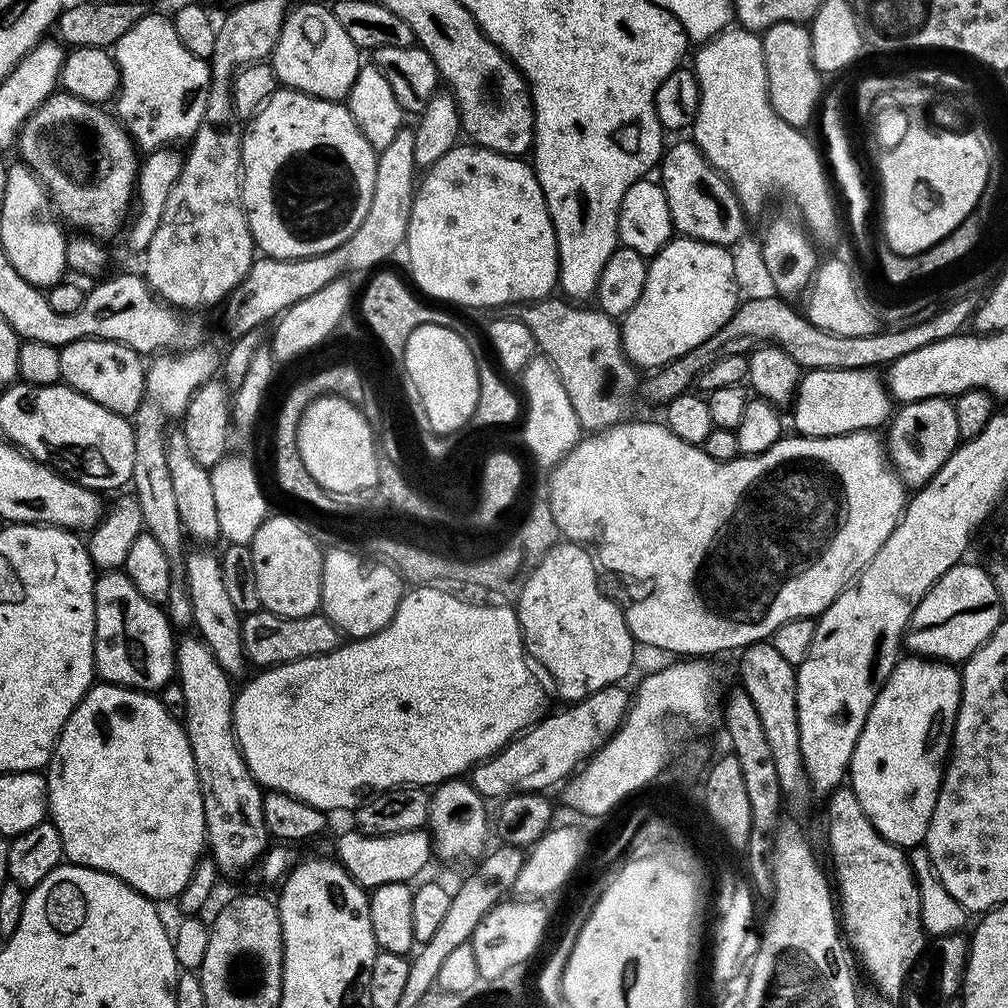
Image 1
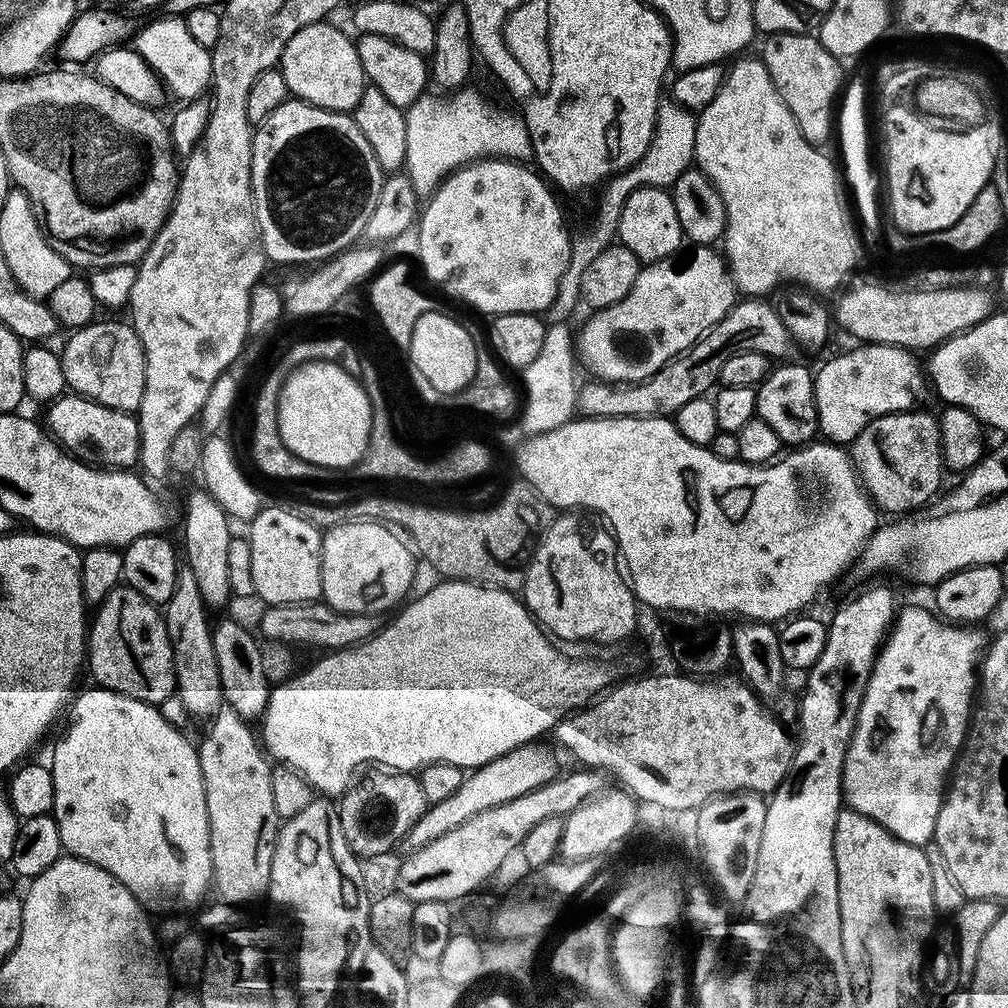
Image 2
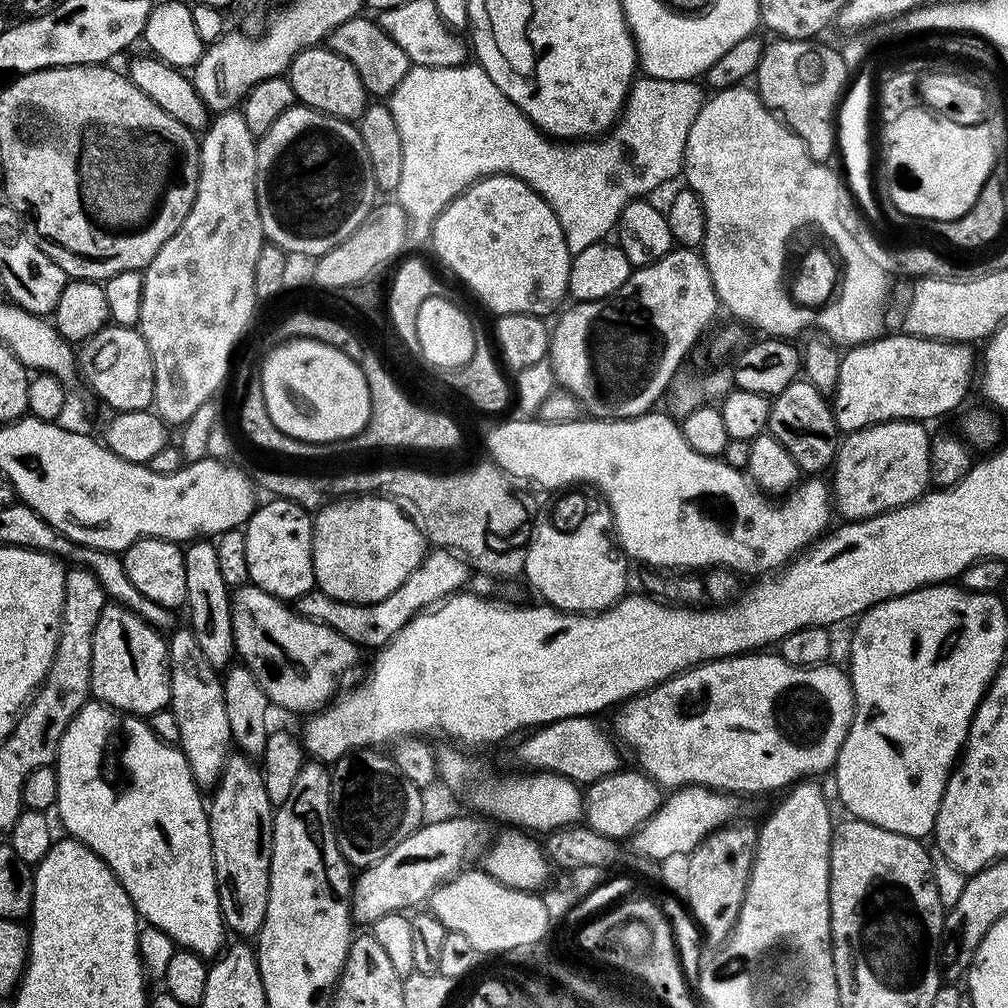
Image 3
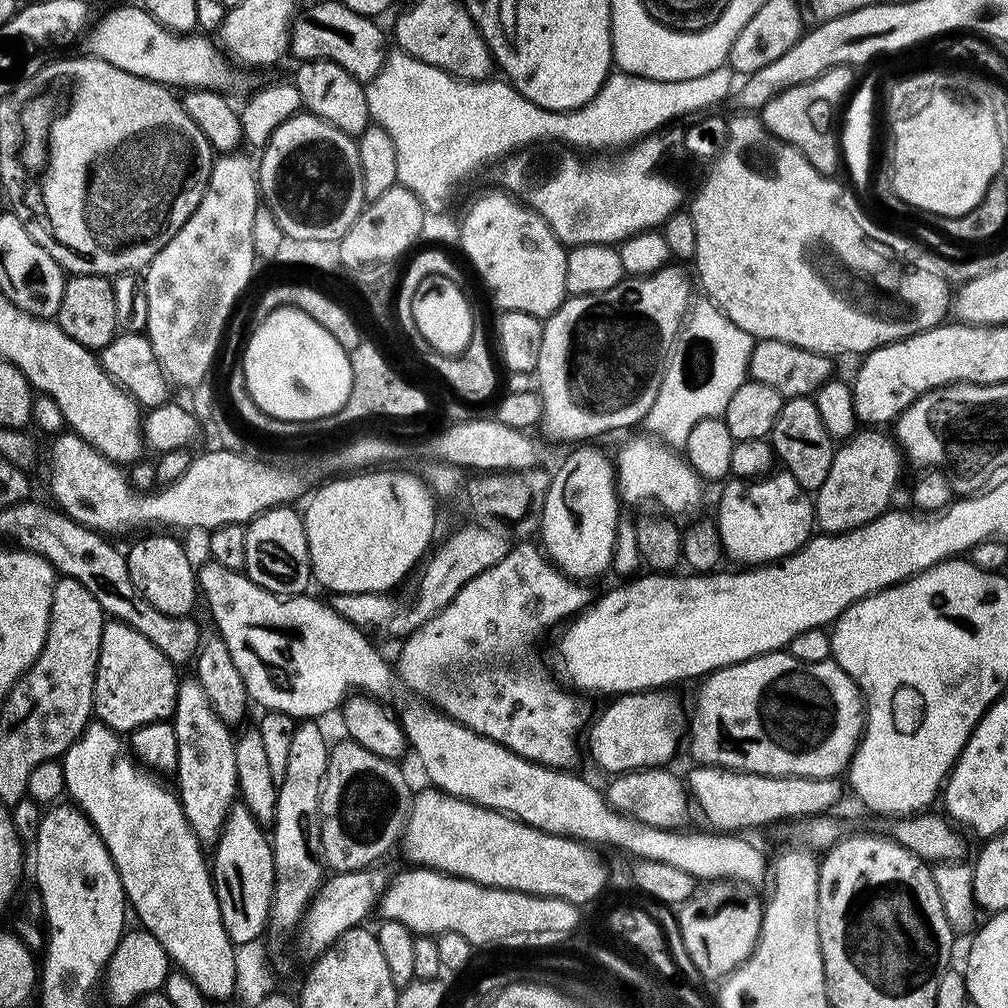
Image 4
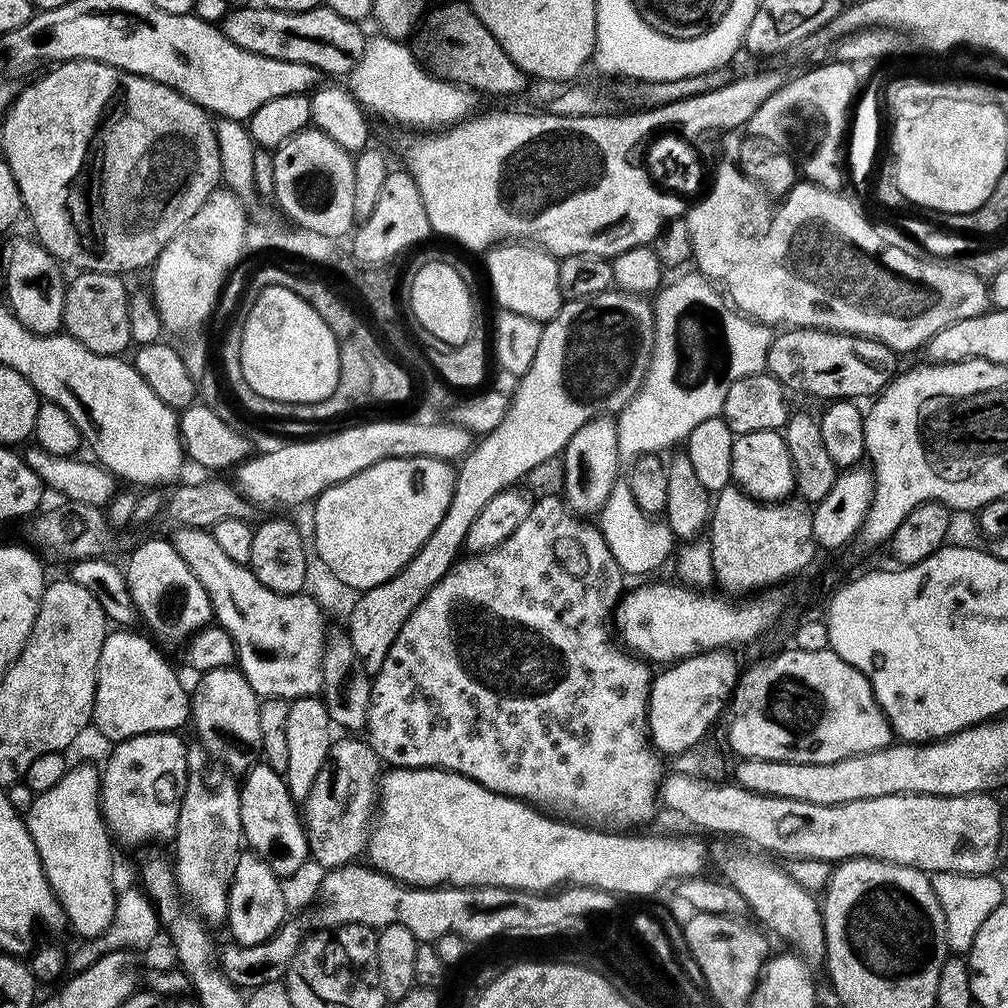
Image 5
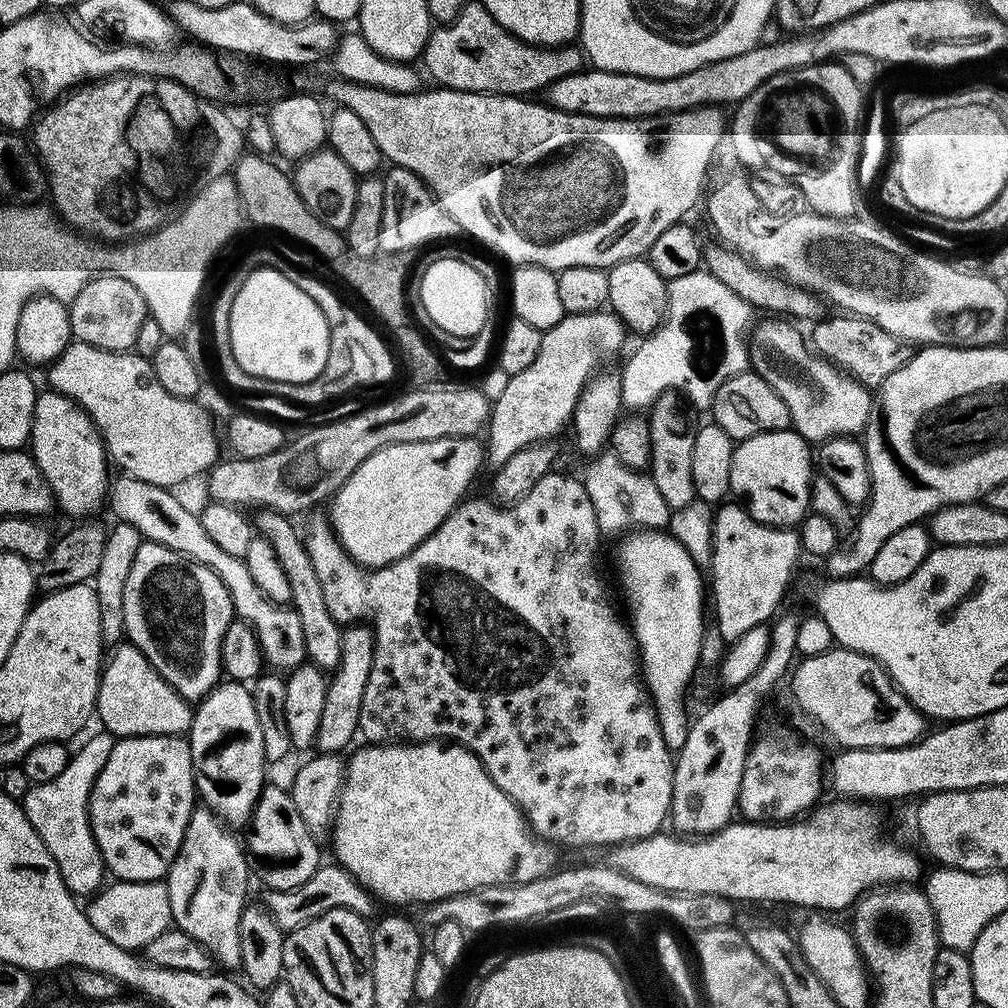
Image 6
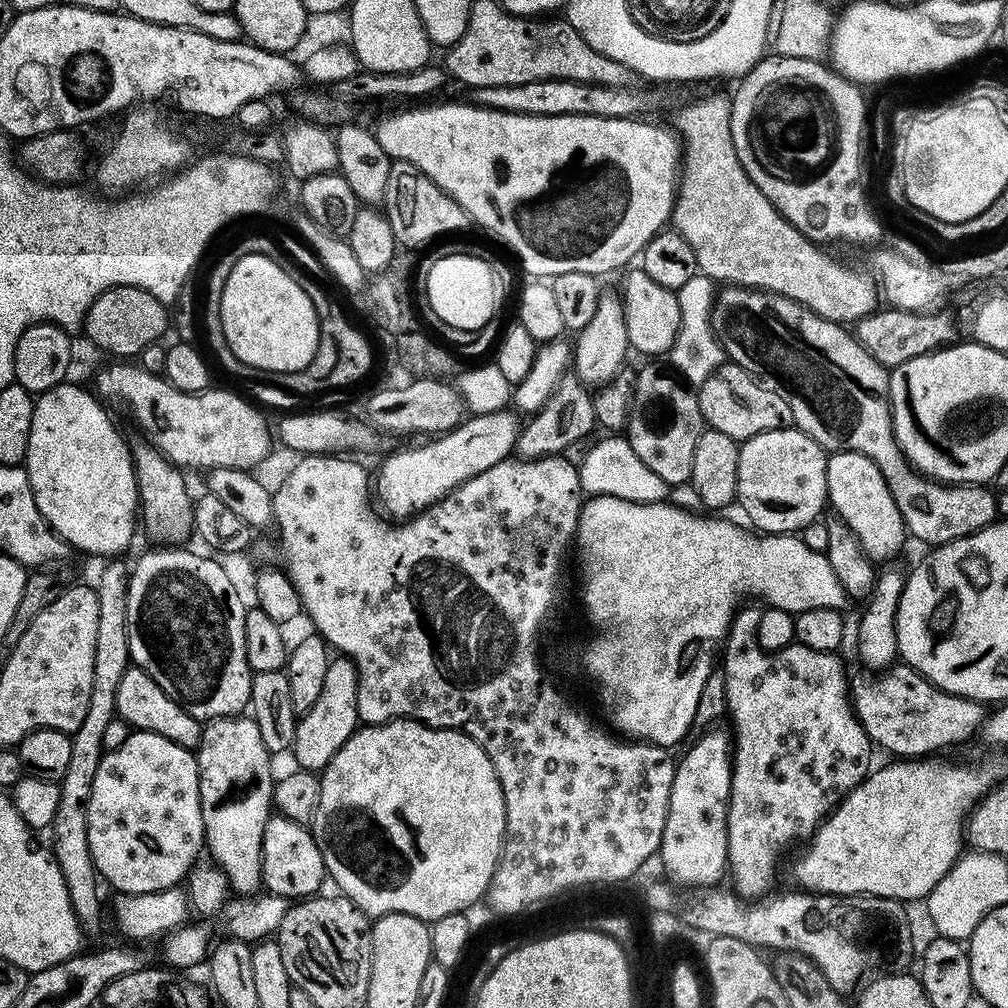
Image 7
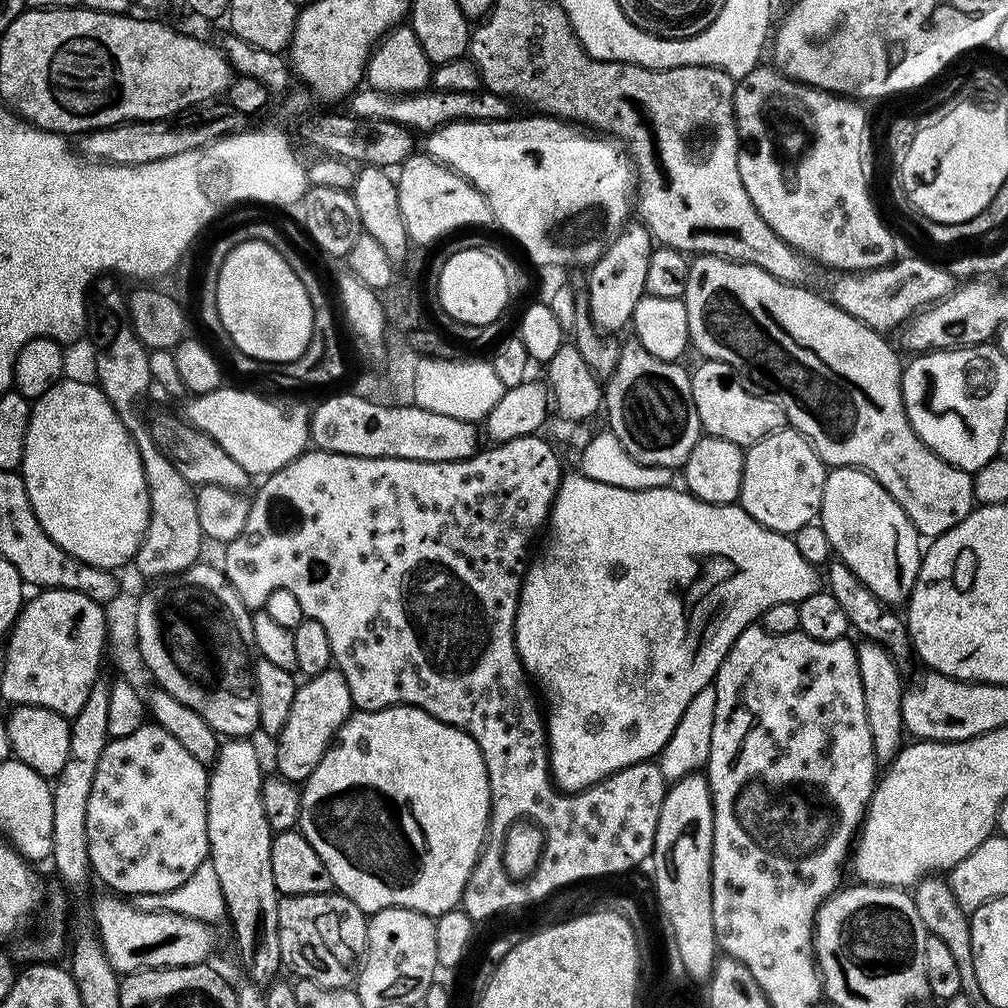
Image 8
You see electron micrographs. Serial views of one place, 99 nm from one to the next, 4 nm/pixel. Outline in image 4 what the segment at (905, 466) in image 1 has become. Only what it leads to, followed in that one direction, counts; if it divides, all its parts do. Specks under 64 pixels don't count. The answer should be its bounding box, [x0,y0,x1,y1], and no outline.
[814,430,906,534]

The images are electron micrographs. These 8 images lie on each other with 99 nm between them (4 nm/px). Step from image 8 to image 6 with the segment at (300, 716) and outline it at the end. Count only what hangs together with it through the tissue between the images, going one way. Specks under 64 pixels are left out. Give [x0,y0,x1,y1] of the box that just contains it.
[315,626,376,754]

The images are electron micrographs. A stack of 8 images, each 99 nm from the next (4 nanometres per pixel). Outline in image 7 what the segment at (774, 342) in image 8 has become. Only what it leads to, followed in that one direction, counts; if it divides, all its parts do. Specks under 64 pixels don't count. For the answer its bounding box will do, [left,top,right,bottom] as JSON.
[712,286,998,546]

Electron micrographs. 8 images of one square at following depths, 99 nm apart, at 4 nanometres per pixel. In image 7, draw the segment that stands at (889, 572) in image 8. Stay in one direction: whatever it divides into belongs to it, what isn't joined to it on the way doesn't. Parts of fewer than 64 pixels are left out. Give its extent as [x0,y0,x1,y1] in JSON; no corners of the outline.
[826,452,906,562]

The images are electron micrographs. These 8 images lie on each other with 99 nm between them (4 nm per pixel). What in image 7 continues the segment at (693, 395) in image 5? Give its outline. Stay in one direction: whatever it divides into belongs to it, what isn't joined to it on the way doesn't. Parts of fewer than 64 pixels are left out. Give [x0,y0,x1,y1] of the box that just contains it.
[668,274,726,386]

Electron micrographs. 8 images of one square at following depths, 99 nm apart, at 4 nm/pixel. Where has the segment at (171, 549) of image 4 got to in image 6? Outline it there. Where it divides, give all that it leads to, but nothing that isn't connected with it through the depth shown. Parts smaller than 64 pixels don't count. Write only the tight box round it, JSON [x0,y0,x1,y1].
[123,542,236,702]

